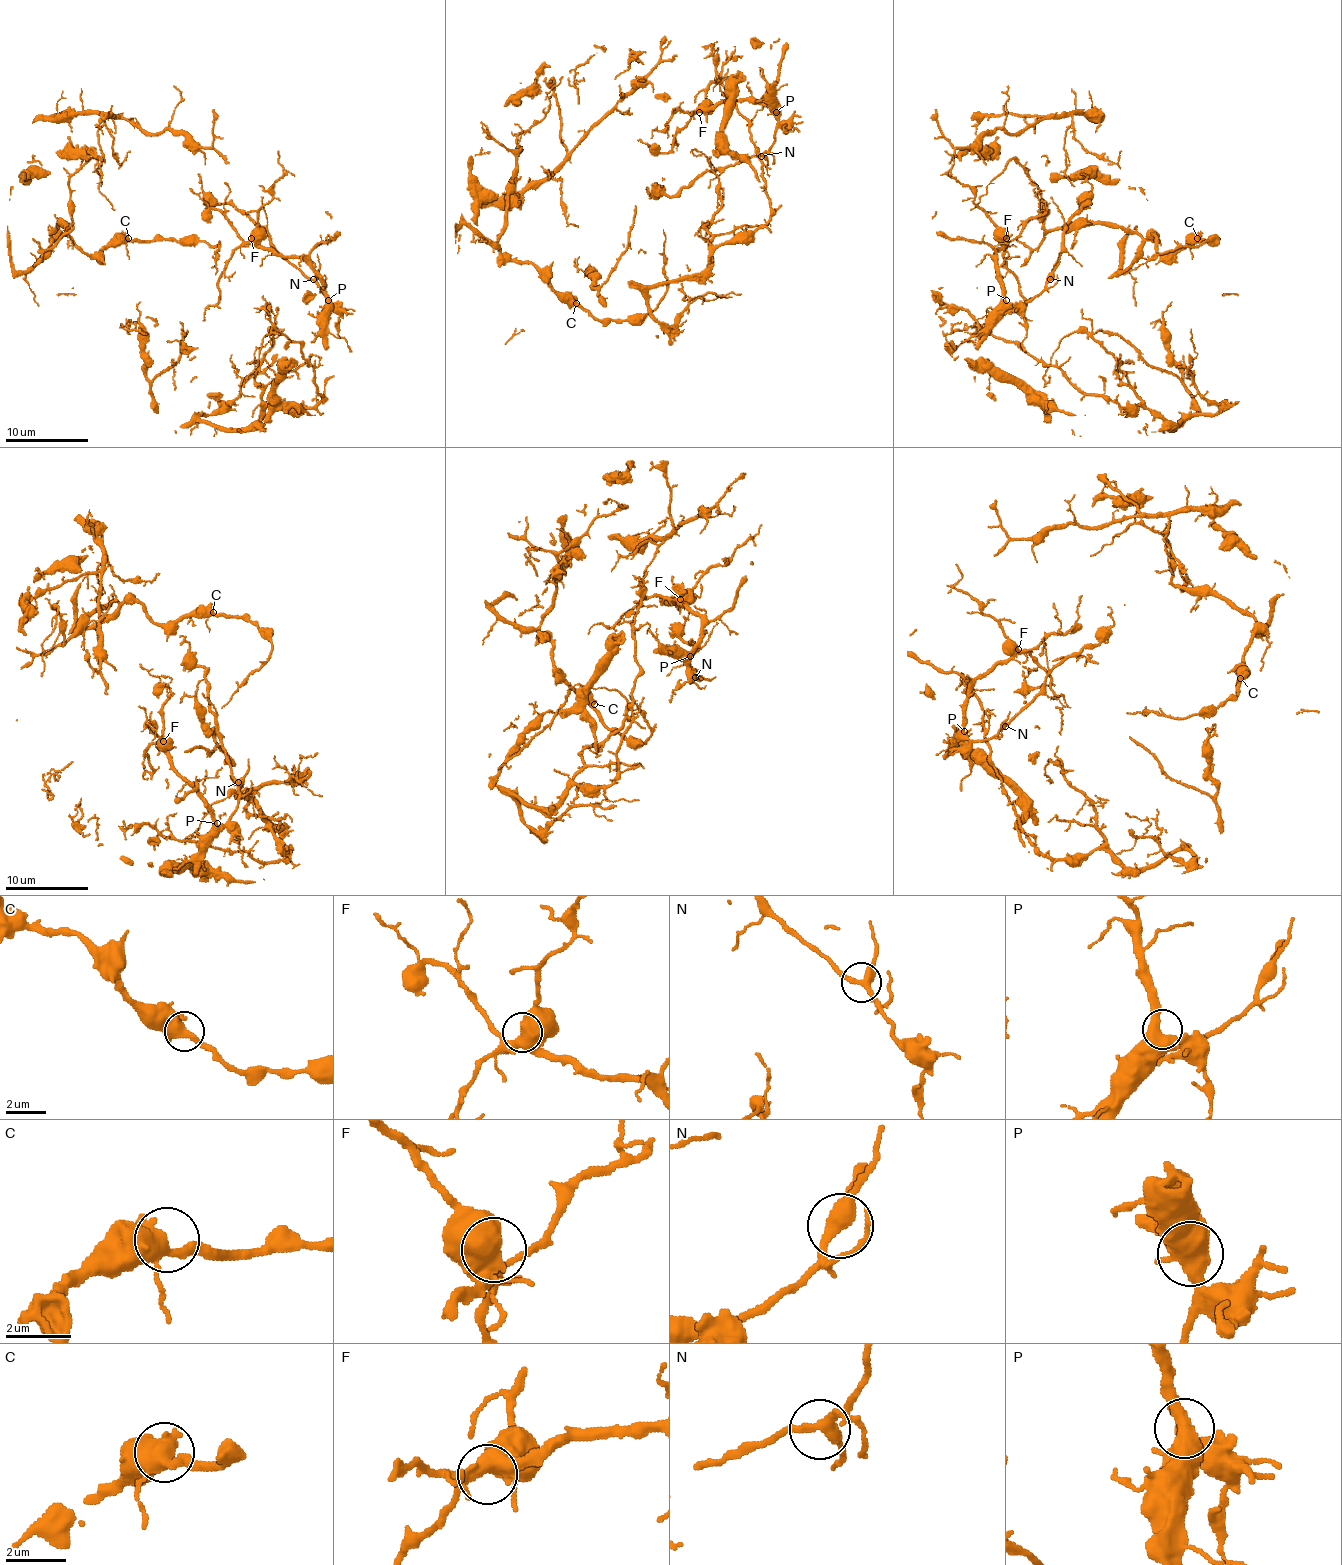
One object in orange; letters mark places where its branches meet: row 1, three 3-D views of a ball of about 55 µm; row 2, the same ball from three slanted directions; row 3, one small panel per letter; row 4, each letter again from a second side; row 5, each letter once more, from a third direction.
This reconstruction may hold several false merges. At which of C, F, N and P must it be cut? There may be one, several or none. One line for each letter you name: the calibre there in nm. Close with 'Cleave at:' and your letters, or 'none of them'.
Cleave at: none of them

